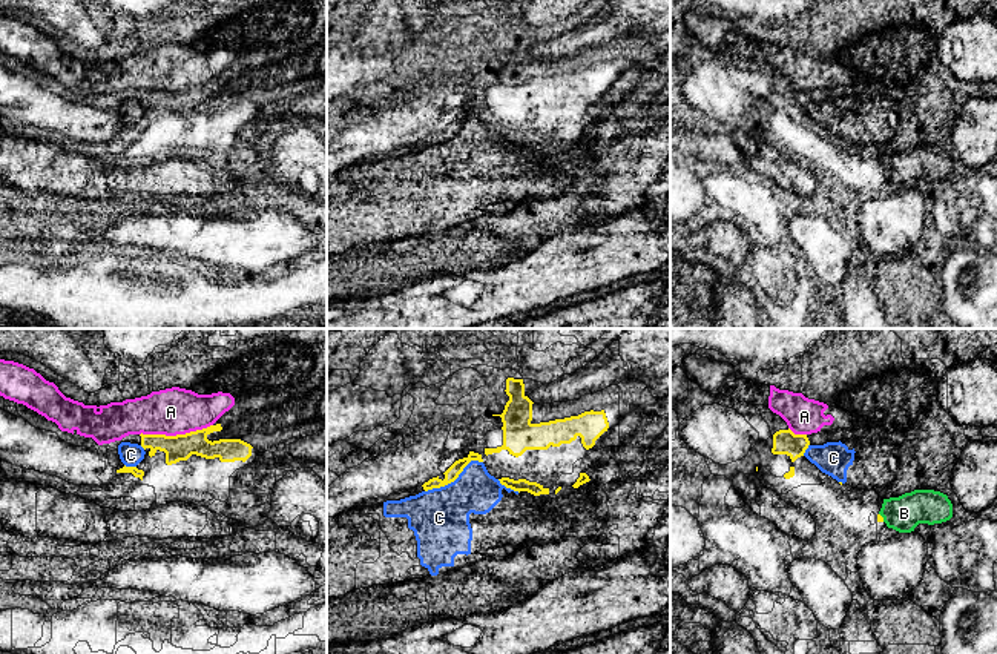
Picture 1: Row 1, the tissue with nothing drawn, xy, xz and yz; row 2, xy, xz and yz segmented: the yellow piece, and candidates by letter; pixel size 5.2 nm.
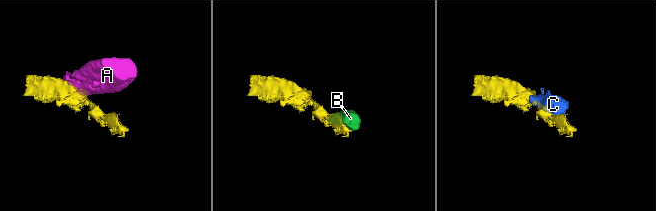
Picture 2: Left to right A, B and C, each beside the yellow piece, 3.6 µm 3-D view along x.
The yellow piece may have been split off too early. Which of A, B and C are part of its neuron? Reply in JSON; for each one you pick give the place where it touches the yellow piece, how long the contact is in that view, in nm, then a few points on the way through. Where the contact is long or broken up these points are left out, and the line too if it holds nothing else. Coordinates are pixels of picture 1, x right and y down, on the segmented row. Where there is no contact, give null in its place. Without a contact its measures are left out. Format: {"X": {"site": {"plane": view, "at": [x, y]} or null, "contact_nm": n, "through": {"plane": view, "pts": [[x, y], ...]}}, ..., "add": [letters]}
{"add": []}

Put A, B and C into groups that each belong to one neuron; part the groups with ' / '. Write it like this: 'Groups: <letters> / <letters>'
Groups: A / B / C

